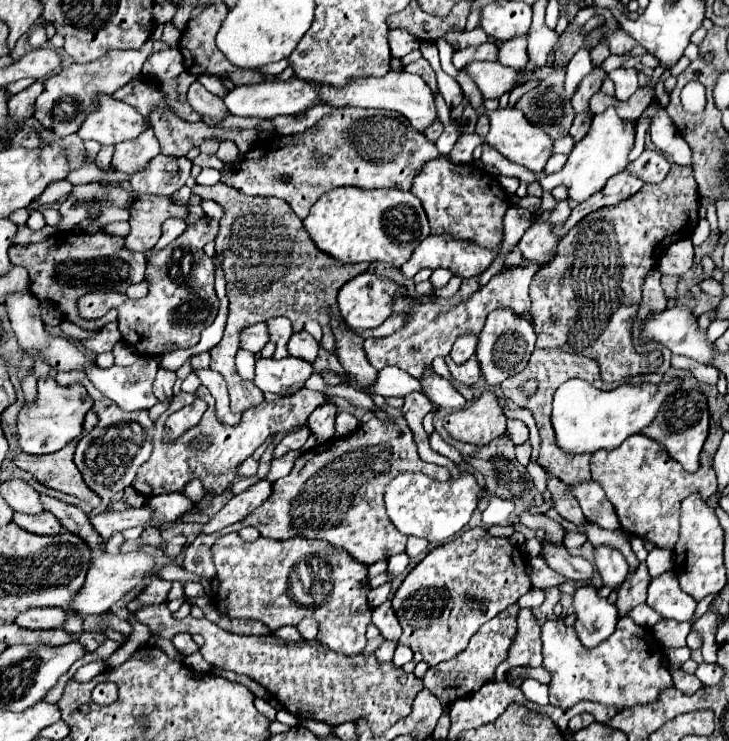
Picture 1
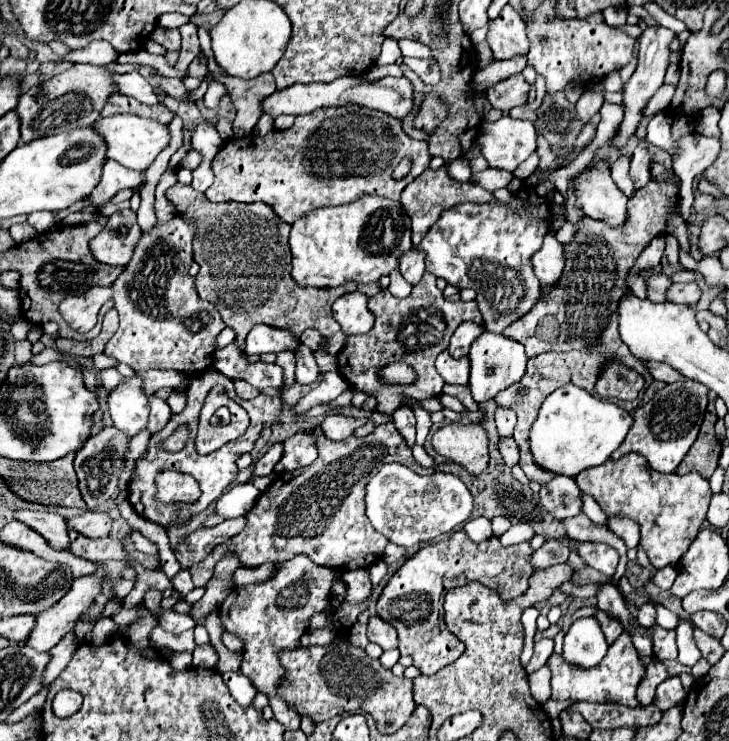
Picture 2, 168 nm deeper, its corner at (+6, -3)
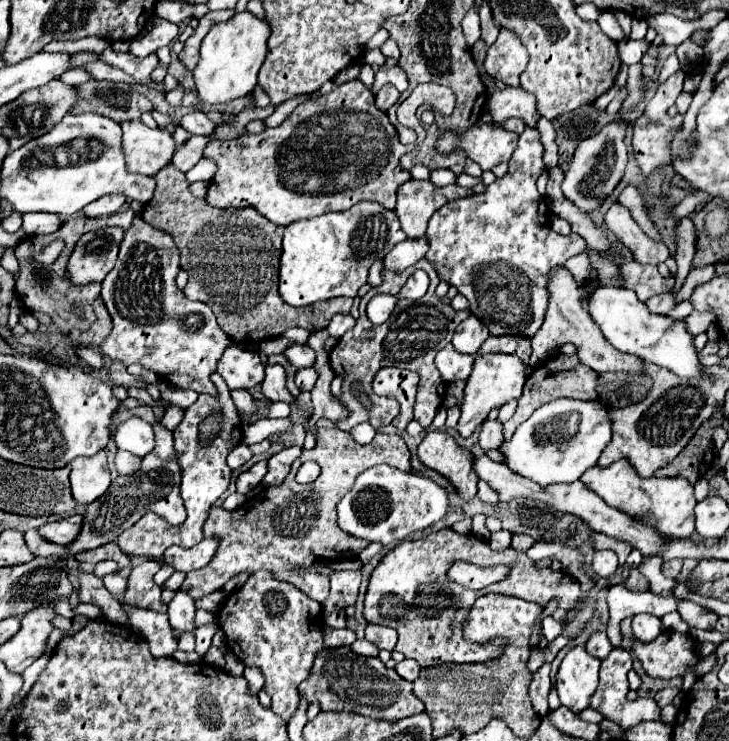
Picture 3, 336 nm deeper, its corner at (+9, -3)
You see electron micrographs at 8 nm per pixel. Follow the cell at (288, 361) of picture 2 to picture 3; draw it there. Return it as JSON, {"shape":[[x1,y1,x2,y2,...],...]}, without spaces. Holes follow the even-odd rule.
{"shape":[[267,365,267,377,265,377,265,383,261,385,263,395,265,395,269,401,293,403,295,399,293,399,291,393,287,391,285,379,287,379,287,373,285,373,285,367,283,367,283,365]]}

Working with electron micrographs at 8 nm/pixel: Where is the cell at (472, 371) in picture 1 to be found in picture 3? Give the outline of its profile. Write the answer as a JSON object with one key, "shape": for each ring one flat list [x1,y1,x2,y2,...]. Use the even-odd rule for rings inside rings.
{"shape":[[453,345,443,347,437,357,435,357,435,365,443,377,445,383,457,381,457,379,467,379,471,373,471,365,473,365,473,355,461,355,453,349]]}

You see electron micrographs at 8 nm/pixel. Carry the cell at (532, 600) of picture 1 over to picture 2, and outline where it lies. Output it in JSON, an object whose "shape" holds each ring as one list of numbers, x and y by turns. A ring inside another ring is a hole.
{"shape":[[530,607,528,611,524,611,522,615,522,623,526,629,526,643,524,643,524,651,522,651,522,665,526,665,532,657,532,647,534,647,534,633,536,633,536,619,538,619,538,609]]}

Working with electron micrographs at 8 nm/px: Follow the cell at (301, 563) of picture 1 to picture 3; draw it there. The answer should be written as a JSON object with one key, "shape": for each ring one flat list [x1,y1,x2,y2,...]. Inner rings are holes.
{"shape":[[269,571,253,573,247,583,229,595,219,611,219,627,227,637,229,649,245,667,261,669,265,677,263,689,271,697,271,709,283,721,289,721,299,709,299,683,313,665,311,655,323,649,321,605,311,601,301,589,289,581,277,581],[297,657,307,657,305,663,293,663]]}

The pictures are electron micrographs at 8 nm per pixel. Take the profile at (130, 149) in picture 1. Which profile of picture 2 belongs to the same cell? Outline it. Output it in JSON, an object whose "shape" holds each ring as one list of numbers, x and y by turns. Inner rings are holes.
{"shape":[[108,161,104,165,104,173,102,173,102,181,100,185,92,191,90,195,90,205,94,209,100,209,102,205,106,205,118,191,122,189,136,189,142,183,144,173,138,171,128,171,126,167,120,167,120,163,116,161]]}

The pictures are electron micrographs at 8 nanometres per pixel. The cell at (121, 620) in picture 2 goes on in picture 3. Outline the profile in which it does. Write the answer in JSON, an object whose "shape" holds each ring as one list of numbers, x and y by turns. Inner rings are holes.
{"shape":[[79,603,75,609,73,609,73,613,75,615,87,615,87,617,103,617,101,615,101,611,99,611,99,607,95,607,95,605,91,605,91,603]]}

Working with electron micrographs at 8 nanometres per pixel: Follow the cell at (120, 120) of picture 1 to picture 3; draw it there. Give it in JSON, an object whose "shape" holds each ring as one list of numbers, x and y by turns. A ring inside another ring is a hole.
{"shape":[[141,119,121,123,123,155,127,171,153,177,165,167,175,151,175,141,165,129,151,129]]}

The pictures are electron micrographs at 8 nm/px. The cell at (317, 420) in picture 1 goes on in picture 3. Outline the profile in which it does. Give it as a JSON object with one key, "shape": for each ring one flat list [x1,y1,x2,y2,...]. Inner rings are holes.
{"shape":[[289,447,289,449,283,449,281,453,273,455,269,459,269,471,267,475,263,477,263,485,279,485,283,483,283,479,289,475,289,469,291,469,291,463,301,455,301,449,299,447]]}

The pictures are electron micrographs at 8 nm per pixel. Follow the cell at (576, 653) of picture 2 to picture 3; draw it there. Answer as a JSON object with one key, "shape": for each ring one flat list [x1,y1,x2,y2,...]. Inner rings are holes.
{"shape":[[585,645,573,647,561,661,557,671,557,693,565,707,573,713,589,707,589,697,597,687,601,661,585,651]]}

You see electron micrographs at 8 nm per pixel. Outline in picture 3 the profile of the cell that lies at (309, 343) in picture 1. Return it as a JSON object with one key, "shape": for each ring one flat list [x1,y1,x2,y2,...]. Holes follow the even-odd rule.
{"shape":[[313,367,297,369,297,373,295,373,295,385,301,391,311,391,315,387,315,381,317,381,317,373,315,373]]}

